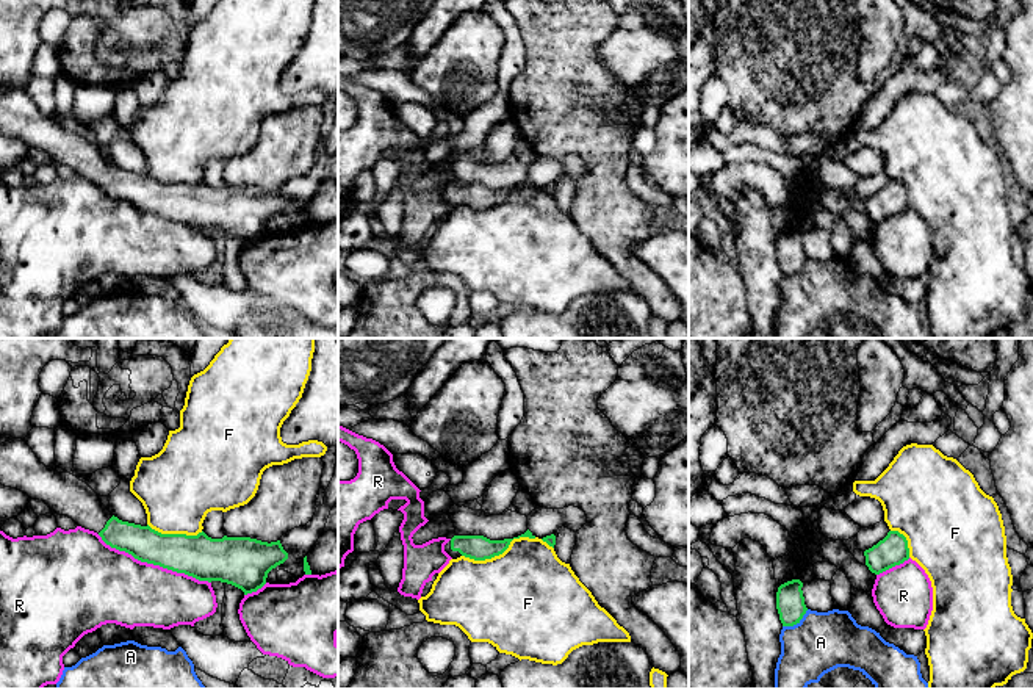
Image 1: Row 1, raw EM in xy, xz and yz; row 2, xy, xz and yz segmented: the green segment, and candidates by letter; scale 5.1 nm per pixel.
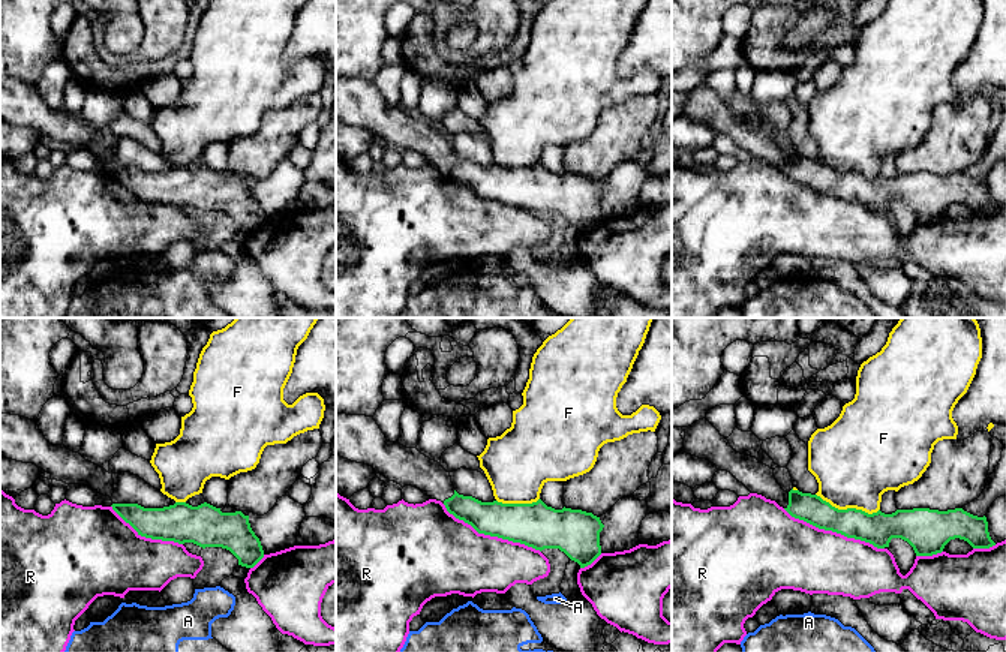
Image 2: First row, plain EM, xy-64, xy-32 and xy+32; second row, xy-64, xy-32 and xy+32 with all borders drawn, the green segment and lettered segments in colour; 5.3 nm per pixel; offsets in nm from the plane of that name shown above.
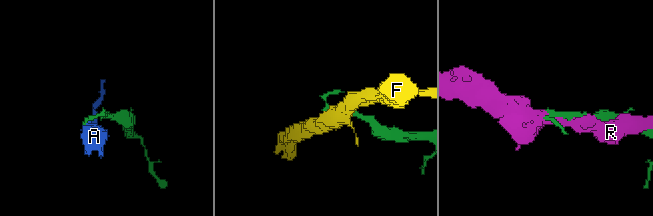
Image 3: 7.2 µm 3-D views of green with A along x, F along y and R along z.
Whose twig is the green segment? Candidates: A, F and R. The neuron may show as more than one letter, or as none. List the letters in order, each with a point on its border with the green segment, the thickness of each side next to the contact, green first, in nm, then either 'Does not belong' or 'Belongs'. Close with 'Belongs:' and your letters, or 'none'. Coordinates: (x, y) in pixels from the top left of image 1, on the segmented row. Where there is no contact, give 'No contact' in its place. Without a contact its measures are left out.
A: Touches green at yz (795, 624). Thickness 150 nm (green) against 300 nm. Does not belong
F: Touches green at xz (500, 553). Thickness 130 nm (green) against 480 nm. Does not belong
R: Touches green at xy (154, 564). Thickness 220 nm (green) against 380 nm. Does not belong
Belongs: none

